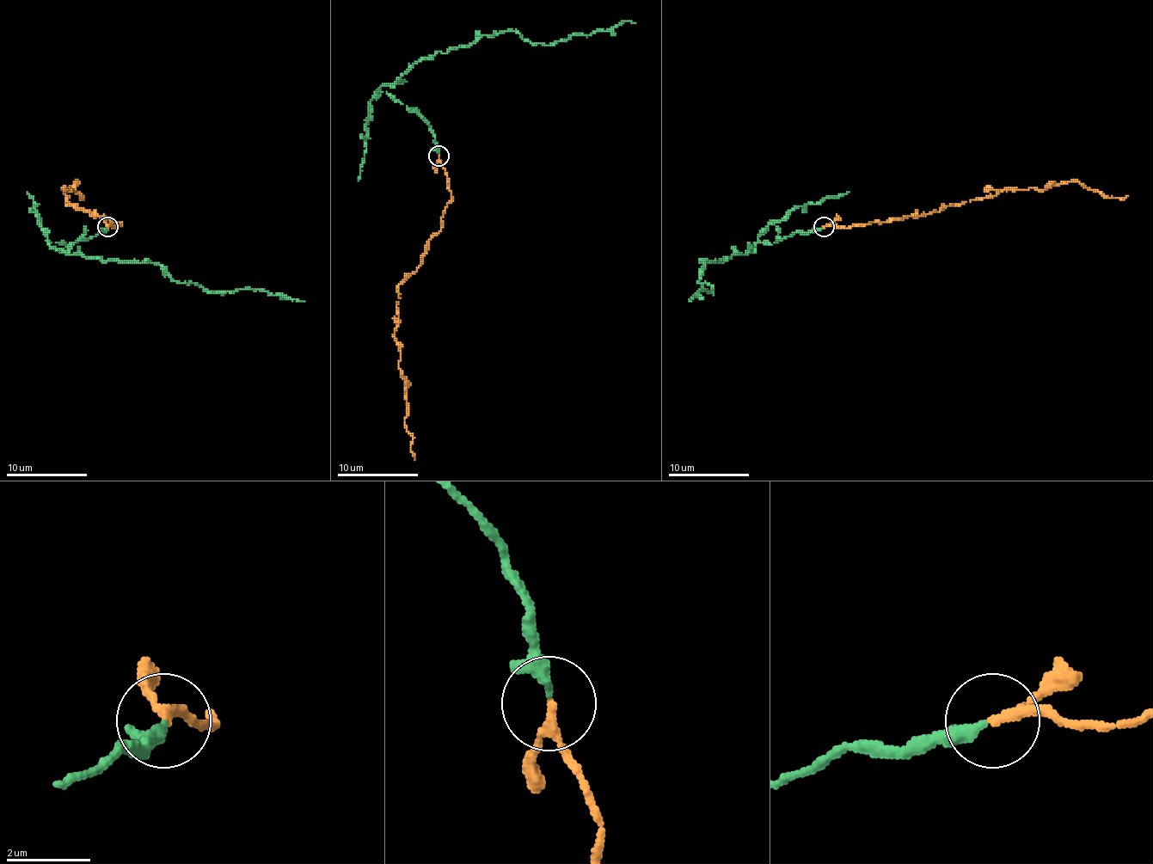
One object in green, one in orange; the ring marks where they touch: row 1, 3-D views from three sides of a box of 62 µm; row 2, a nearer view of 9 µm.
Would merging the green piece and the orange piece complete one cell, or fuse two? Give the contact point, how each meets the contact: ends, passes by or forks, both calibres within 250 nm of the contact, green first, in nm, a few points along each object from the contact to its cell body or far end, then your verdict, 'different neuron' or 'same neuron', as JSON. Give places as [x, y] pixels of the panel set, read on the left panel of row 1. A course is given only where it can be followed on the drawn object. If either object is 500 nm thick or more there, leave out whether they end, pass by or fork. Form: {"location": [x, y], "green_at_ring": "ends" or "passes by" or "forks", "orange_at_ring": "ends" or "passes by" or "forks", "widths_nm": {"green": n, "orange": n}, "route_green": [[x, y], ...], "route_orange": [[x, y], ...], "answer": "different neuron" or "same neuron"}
{"location": [107, 227], "green_at_ring": "passes by", "orange_at_ring": "passes by", "widths_nm": {"green": 200, "orange": 180}, "route_green": [[107, 226], [71, 244], [49, 242], [106, 262], [152, 262], [180, 283], [215, 291], [264, 289], [304, 301]], "route_orange": [[107, 226], [120, 224], [67, 205], [64, 190], [77, 181], [73, 190], [80, 198], [83, 196]], "answer": "same neuron"}

